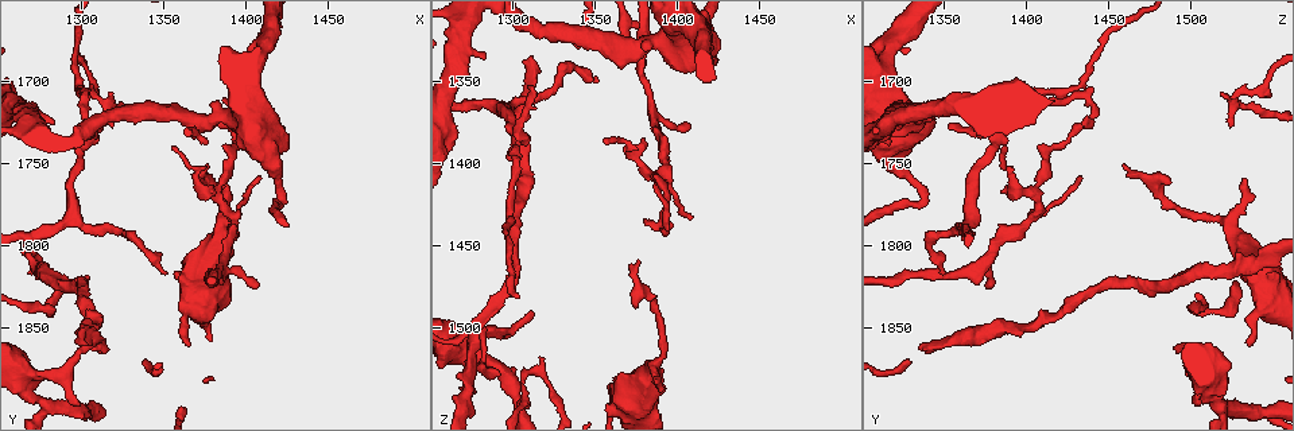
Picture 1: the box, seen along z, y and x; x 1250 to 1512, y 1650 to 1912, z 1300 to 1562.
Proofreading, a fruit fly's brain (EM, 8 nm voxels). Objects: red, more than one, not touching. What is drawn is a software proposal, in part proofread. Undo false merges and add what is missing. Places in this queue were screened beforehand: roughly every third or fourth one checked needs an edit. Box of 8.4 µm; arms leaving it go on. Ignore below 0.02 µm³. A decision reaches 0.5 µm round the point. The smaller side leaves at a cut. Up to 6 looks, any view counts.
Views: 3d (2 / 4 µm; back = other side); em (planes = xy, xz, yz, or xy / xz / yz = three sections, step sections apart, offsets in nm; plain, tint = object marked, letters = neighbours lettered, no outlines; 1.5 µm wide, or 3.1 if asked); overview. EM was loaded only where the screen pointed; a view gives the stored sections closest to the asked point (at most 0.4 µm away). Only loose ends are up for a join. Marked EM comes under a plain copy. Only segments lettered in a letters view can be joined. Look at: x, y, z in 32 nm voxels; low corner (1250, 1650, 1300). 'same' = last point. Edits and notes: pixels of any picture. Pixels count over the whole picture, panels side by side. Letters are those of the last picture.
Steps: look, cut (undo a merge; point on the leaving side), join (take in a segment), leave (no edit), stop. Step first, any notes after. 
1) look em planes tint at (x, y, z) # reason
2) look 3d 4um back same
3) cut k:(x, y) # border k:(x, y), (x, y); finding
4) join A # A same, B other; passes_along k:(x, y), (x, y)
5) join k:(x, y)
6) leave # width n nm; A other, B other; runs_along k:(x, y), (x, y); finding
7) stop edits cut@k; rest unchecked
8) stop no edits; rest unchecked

look em planes letters at (1366, 1836, 1546) # thick turns thin

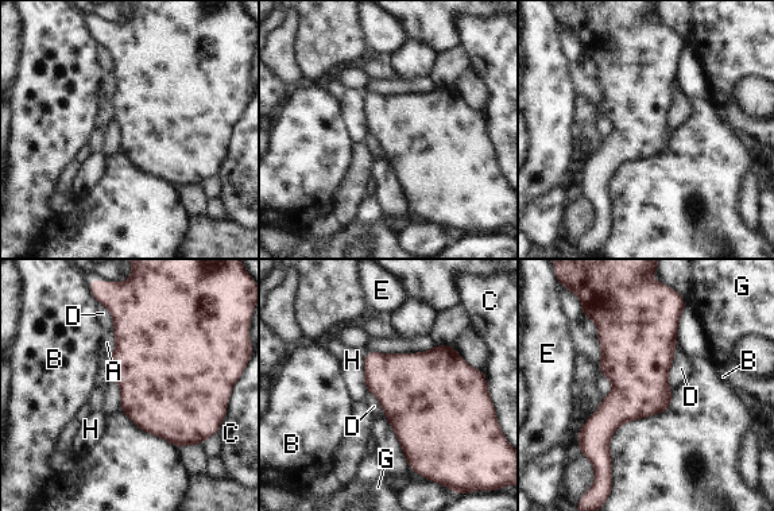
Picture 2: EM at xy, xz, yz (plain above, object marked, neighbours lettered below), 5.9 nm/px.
leave # width 360 nm; A other, B other, C other, D other, E other, G other, H other; border 2:(677, 343), (669, 370), (670, 391); all the same neuron

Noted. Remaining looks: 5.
look 3d 4um at (1298, 1898, 1504) # free end

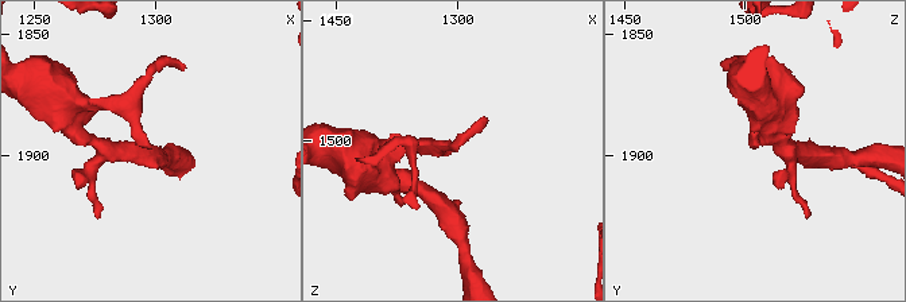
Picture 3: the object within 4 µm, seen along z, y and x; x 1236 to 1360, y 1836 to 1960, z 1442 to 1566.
look em yz step 4 tint at (1298, 1898, 1503)

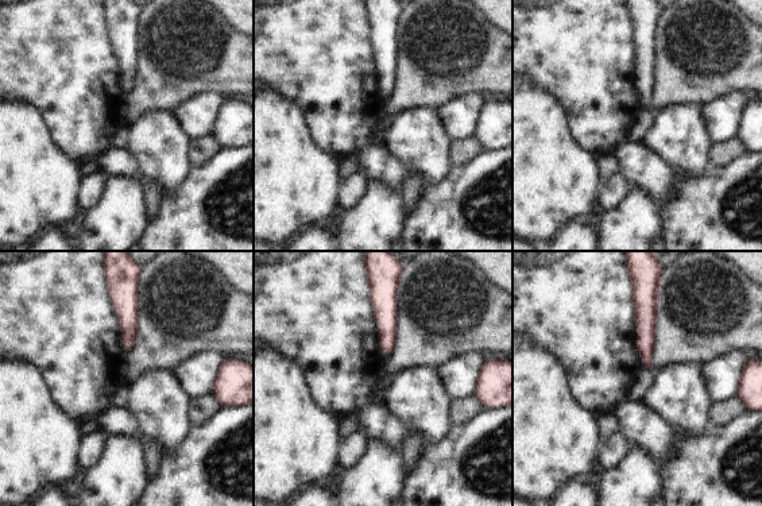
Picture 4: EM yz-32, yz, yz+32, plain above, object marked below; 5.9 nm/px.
look em planes letters same

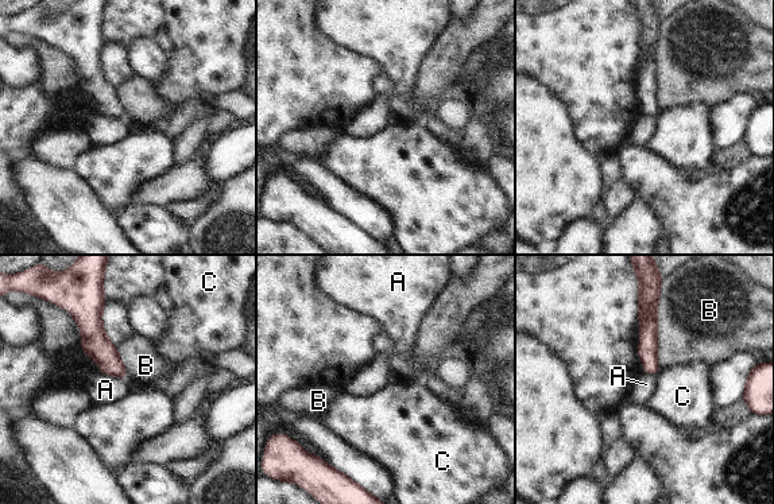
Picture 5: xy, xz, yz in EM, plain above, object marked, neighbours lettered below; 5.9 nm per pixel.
leave # A other, B other, C other; runs_along 5:(81, 318), (124, 375); no lettered segment goes on from it

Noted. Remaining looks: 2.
stop no edits; rest unchecked

